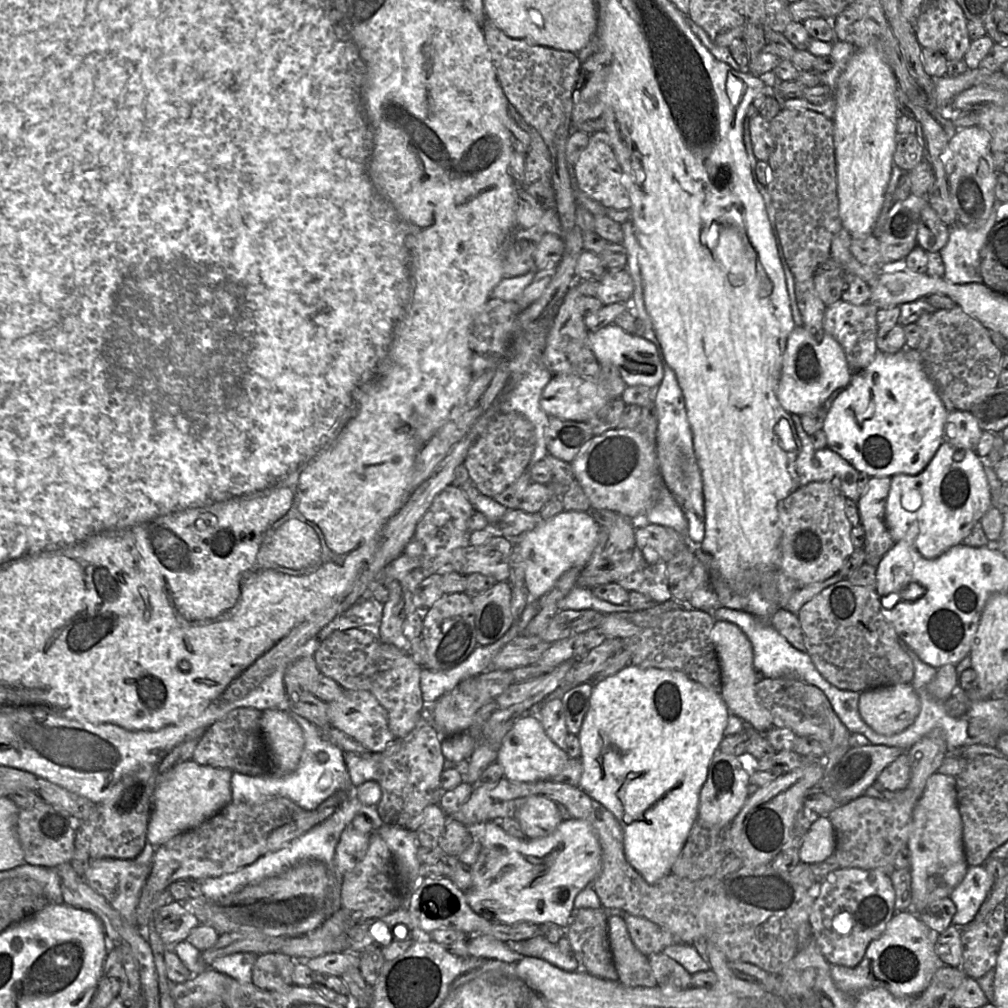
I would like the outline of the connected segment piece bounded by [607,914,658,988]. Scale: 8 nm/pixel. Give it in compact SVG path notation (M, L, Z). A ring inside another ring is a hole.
M621 914L608 917L608 944L618 980L628 987L655 987L657 981L648 957L633 944Z

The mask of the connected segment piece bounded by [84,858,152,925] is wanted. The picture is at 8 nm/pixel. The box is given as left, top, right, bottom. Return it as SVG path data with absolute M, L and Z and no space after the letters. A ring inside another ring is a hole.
M97 859L90 862L84 880L103 896L113 909L128 923L136 925L136 908L142 887L151 872L152 864L137 863L129 859Z

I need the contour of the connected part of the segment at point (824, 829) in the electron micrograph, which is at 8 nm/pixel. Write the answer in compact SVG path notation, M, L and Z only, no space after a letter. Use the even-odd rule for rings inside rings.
M828 816L819 817L807 832L799 851L800 862L813 865L835 853L836 834Z

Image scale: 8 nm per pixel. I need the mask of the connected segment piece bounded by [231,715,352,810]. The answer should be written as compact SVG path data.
M299 715L298 720L304 734L304 749L296 770L288 775L263 773L257 776L233 771L232 802L256 803L282 797L304 809L314 810L336 792L351 789L352 782L345 764L344 752L328 740L314 723Z

